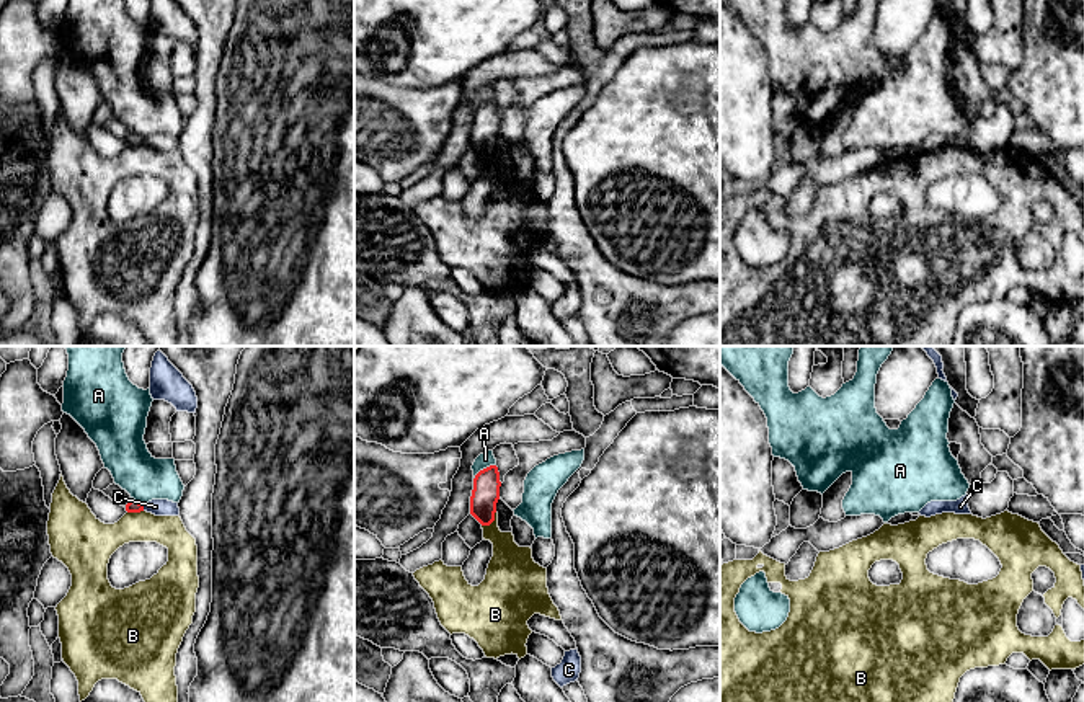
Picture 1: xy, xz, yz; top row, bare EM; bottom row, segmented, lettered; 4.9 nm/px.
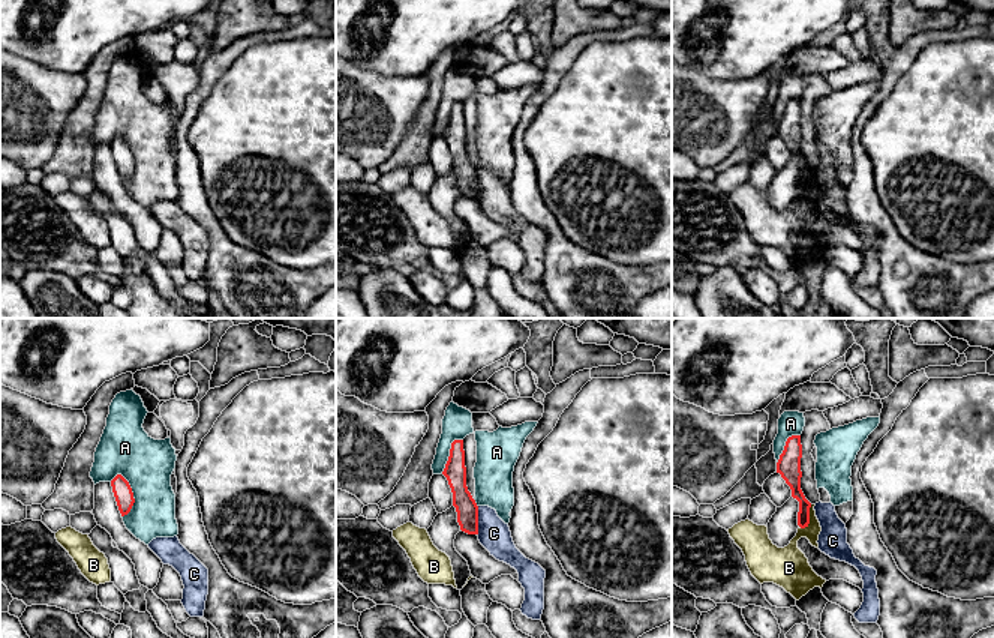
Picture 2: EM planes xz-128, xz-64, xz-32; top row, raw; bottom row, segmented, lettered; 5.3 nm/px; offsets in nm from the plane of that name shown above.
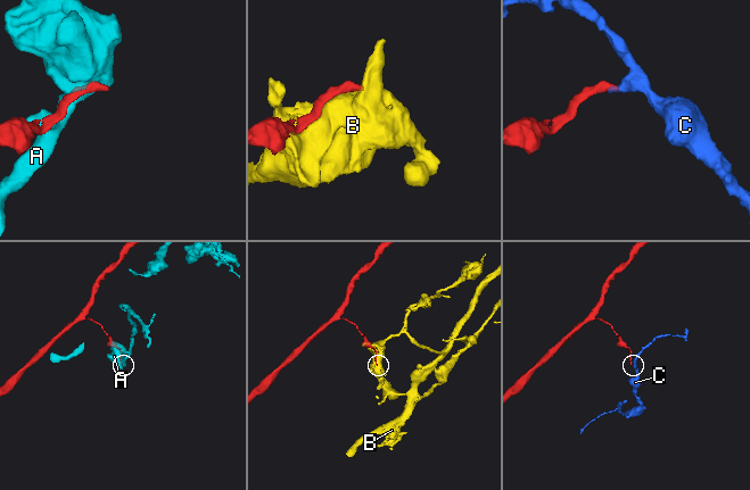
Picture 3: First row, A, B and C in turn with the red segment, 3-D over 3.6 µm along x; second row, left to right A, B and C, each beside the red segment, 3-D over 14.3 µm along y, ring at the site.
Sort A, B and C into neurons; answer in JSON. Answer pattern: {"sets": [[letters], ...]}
{"sets": [["A"], ["B"], ["C"]]}

